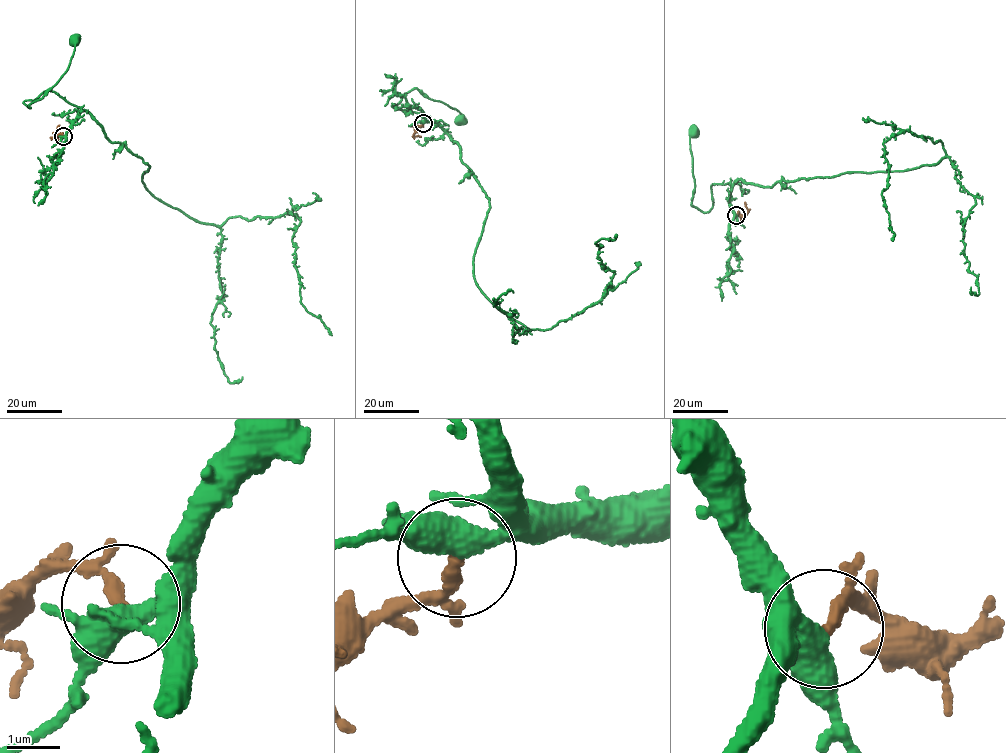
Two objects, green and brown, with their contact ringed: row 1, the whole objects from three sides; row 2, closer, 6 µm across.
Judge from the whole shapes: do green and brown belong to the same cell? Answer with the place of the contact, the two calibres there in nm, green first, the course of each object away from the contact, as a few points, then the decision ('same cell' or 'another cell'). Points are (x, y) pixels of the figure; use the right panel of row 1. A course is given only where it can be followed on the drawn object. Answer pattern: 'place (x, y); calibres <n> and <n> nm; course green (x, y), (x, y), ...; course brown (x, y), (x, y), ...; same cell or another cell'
place (736, 215); calibres 380 and 240 nm; course green (736, 215), (729, 183), (711, 186), (710, 211), (691, 204), (695, 185), (690, 138), (695, 132); course brown (736, 215), (747, 213), (745, 202); same cell

